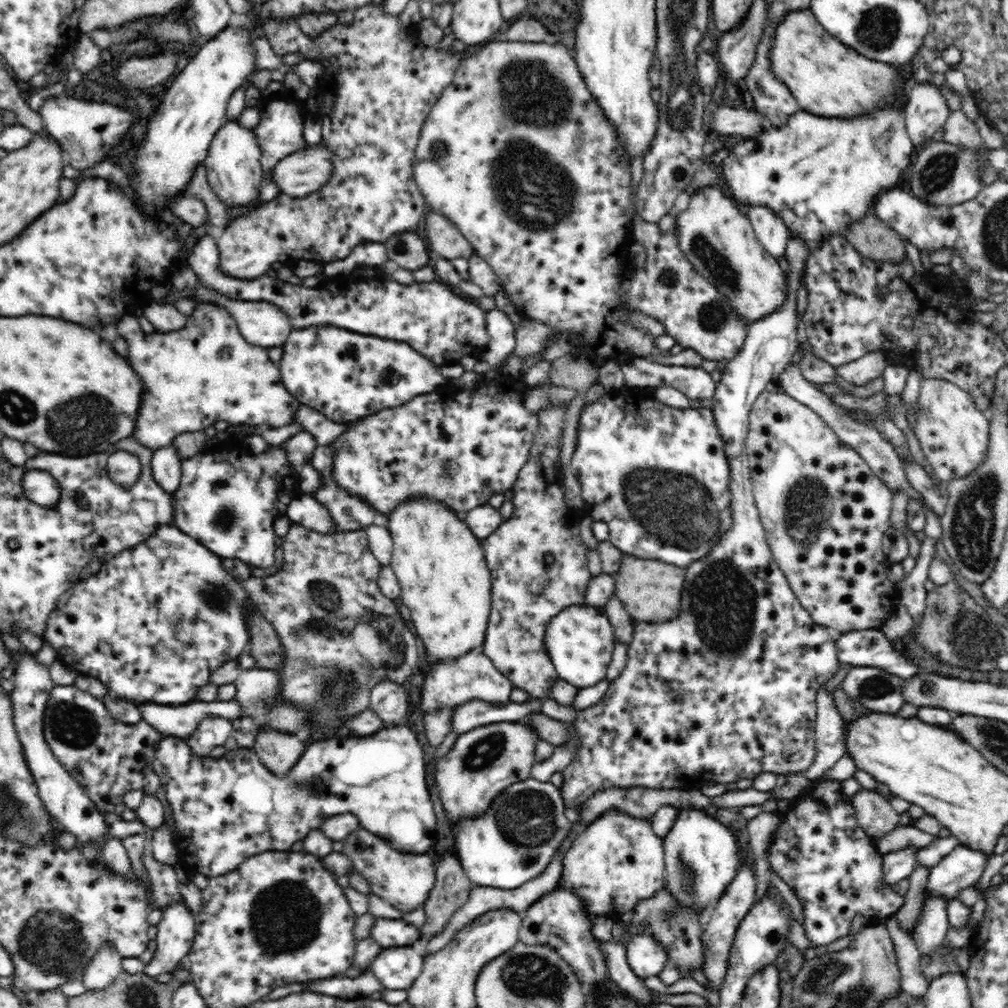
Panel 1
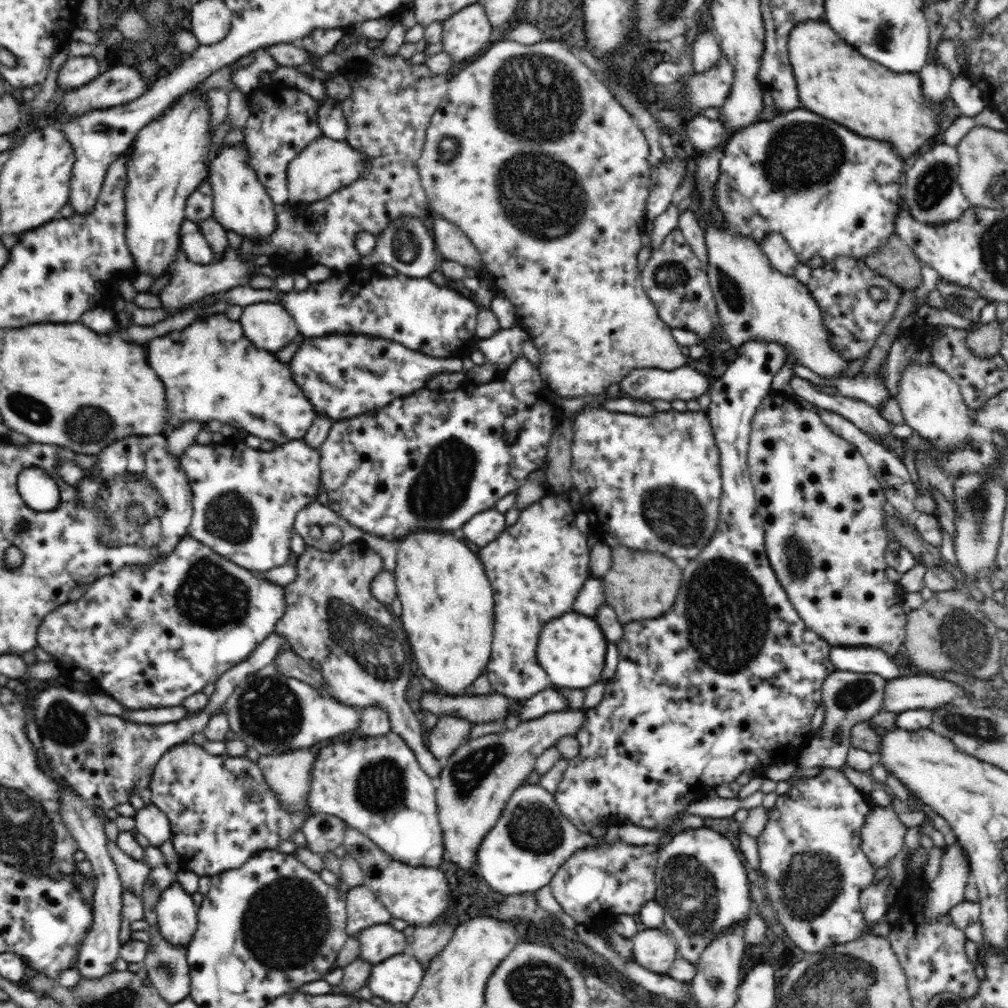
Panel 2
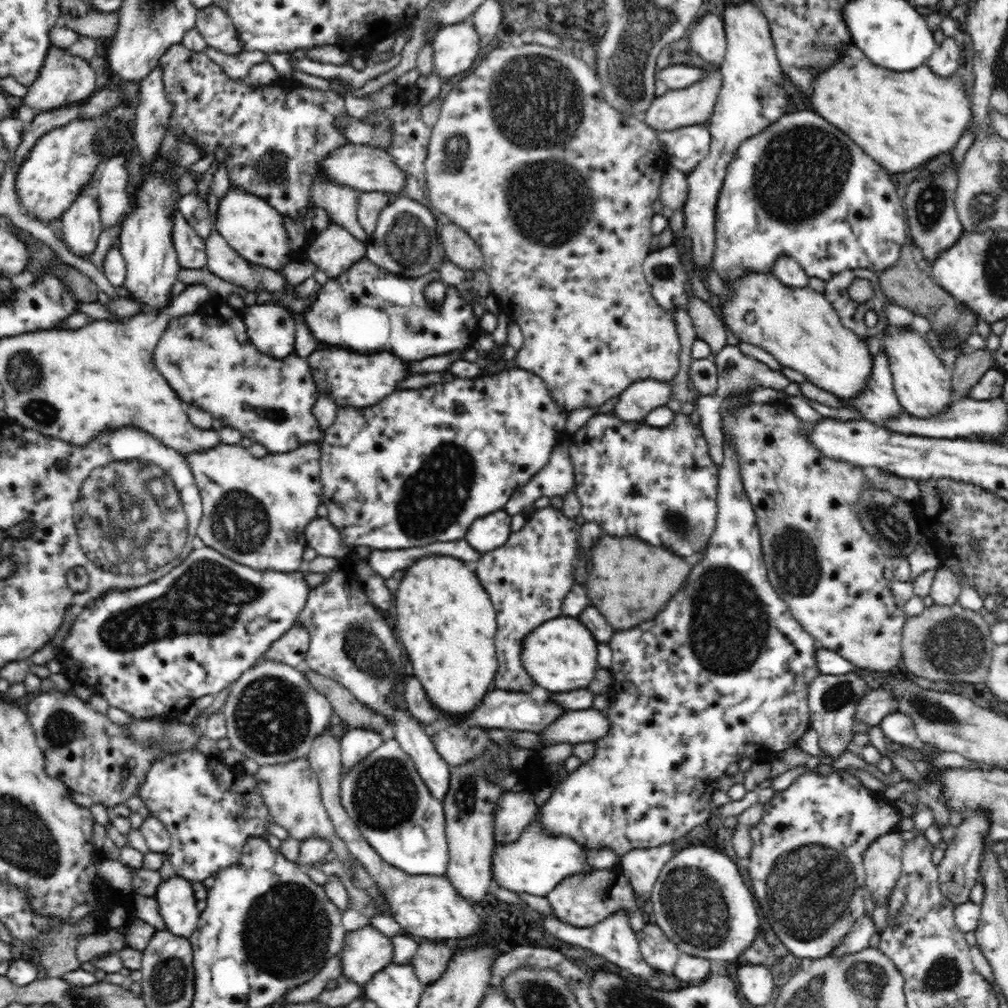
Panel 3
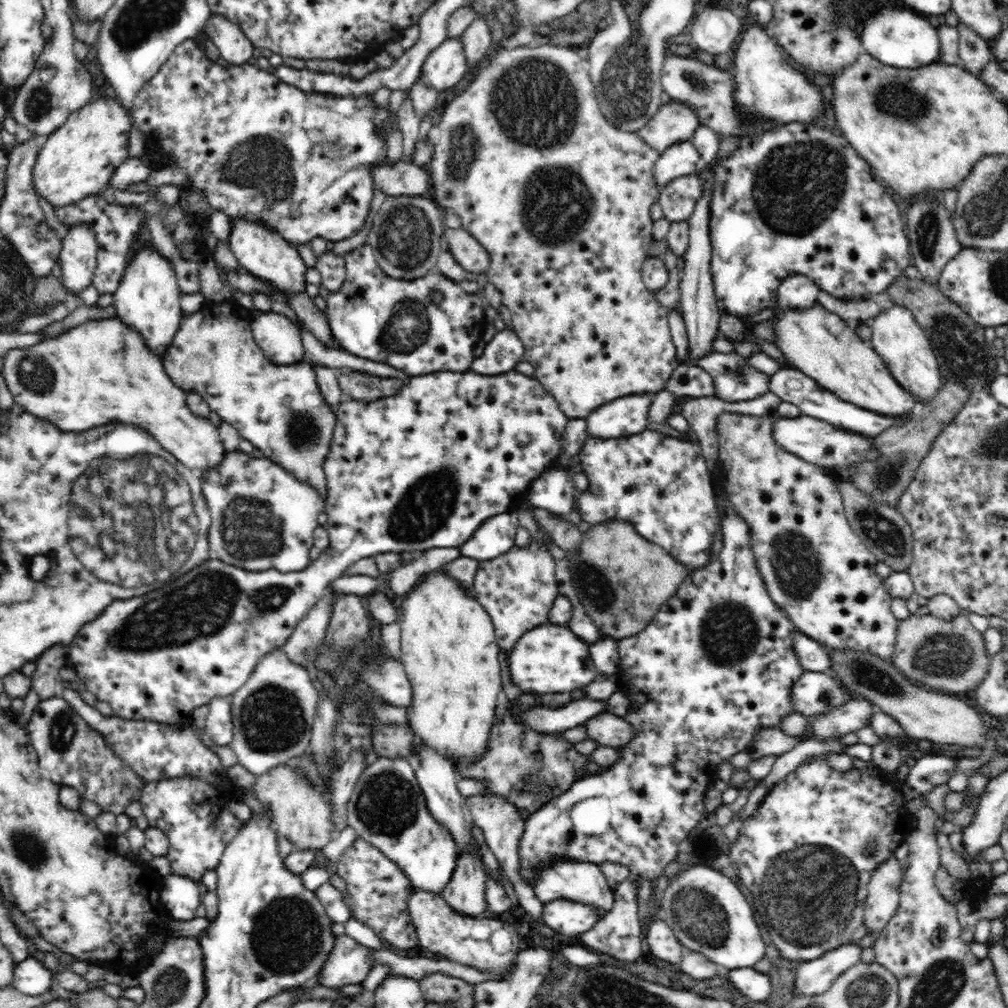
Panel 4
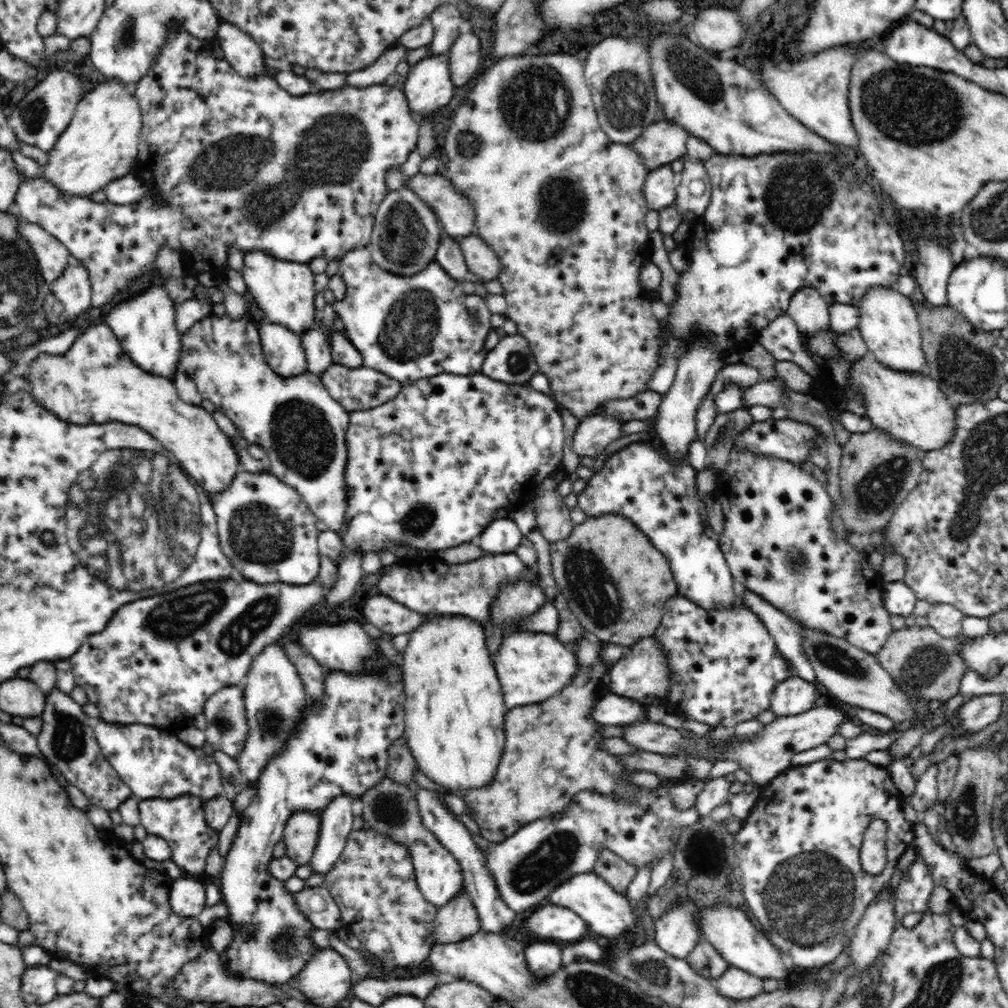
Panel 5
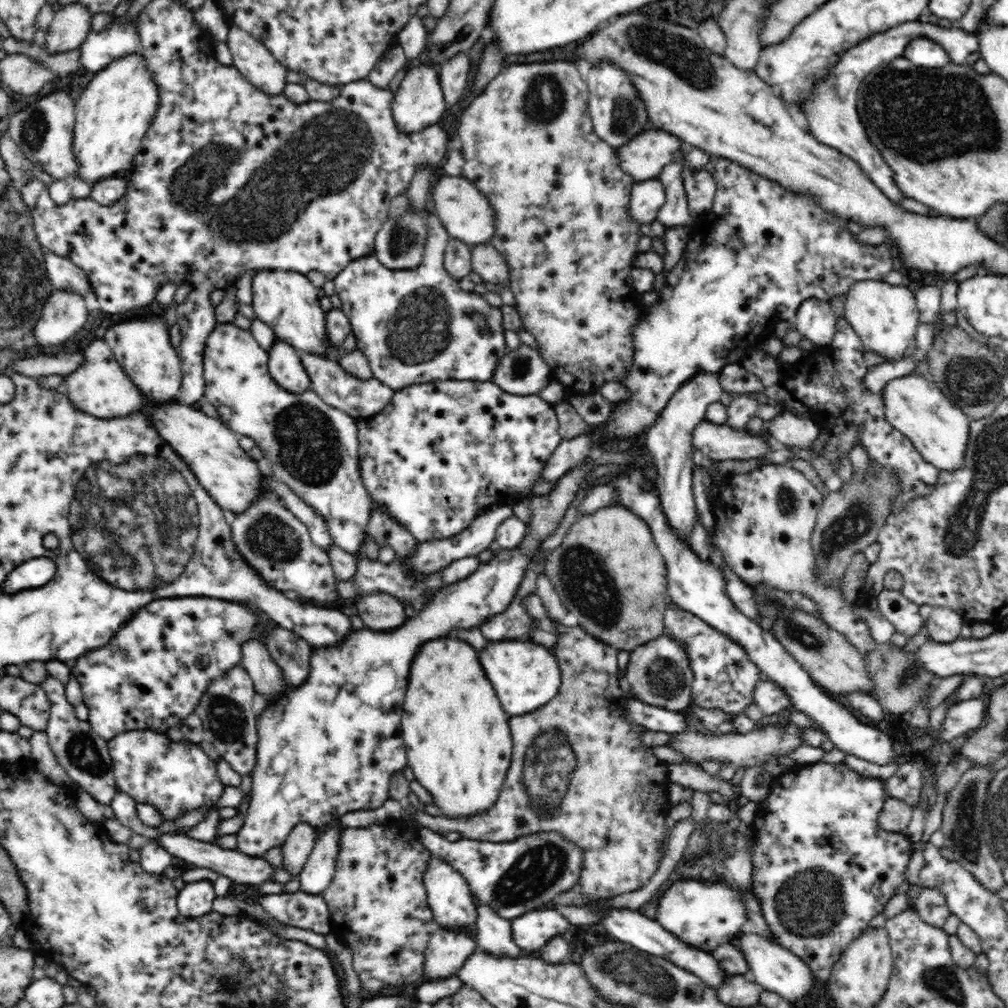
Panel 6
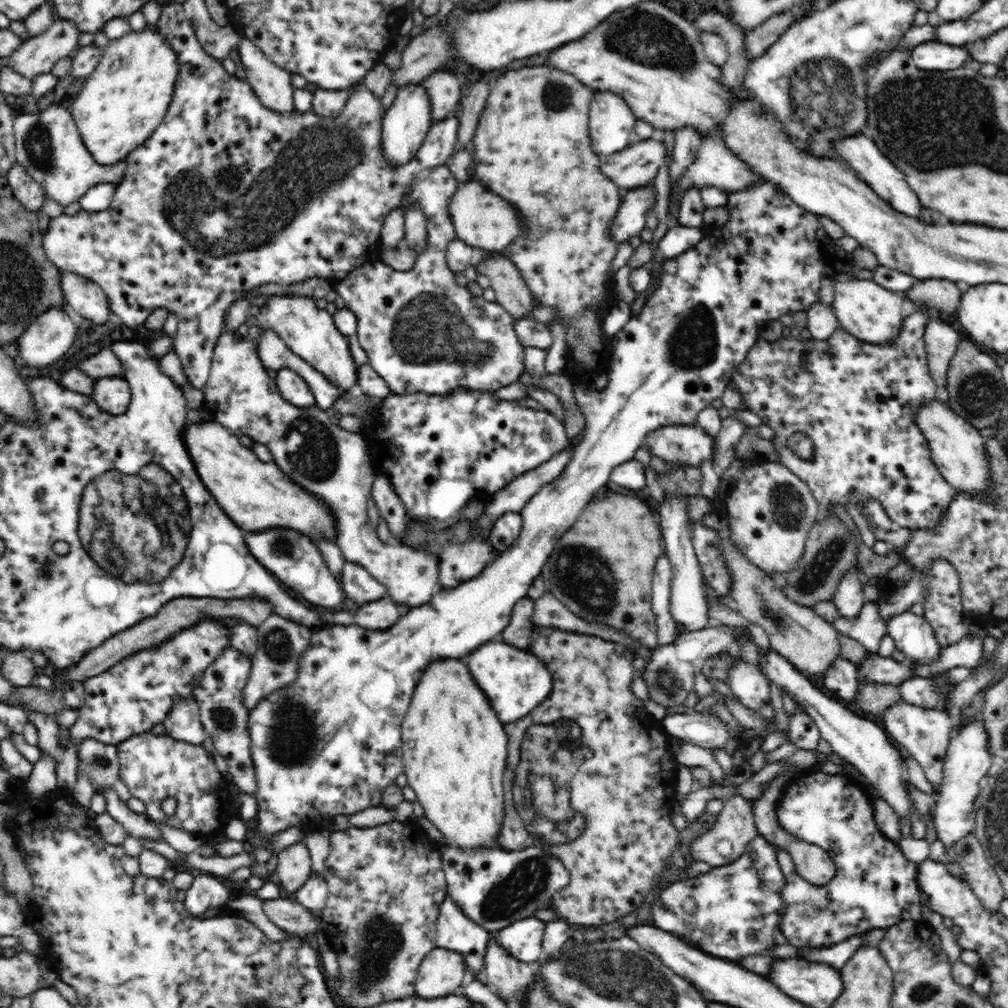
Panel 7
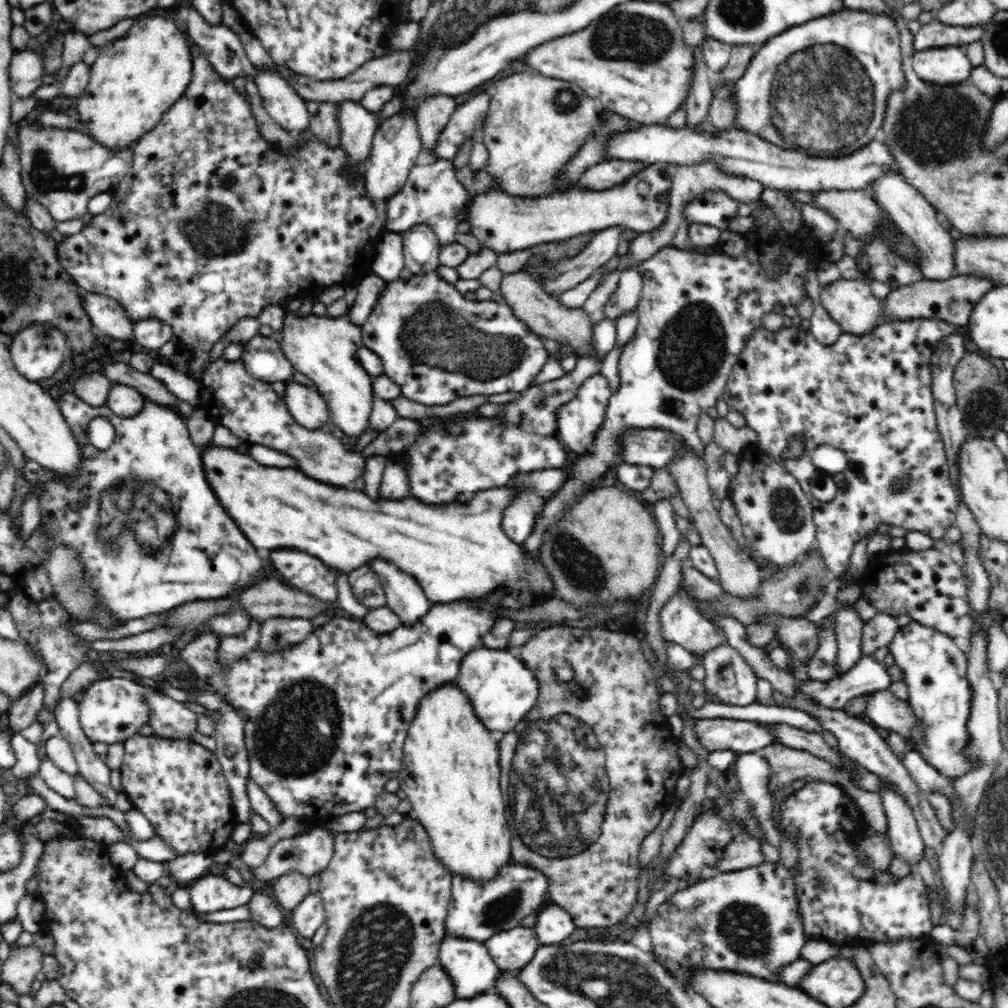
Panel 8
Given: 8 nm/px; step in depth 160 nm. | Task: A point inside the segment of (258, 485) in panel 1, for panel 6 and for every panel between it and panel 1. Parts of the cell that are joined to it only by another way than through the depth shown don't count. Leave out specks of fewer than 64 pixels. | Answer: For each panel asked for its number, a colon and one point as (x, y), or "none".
2: (244, 501)
3: (249, 504)
4: (257, 508)
5: (269, 534)
6: (274, 542)

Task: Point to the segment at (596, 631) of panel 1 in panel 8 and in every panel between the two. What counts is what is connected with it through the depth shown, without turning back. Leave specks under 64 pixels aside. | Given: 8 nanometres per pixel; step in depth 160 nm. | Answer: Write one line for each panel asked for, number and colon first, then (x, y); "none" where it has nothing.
2: (571, 649)
3: (560, 655)
4: (549, 658)
5: (532, 666)
6: (525, 675)
7: (515, 682)
8: (502, 689)

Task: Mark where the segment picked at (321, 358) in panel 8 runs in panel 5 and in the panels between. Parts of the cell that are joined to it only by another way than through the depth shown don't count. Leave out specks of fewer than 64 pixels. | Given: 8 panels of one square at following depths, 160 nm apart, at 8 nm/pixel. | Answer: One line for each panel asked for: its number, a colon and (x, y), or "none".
5: (284, 291)
6: (287, 301)
7: (309, 332)

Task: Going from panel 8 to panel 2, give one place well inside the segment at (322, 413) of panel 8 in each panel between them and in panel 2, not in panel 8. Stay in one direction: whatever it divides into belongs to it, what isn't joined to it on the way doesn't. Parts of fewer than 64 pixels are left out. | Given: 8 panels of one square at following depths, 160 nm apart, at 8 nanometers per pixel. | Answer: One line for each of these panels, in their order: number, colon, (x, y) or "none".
2: (269, 326)
3: (271, 328)
4: (278, 337)
5: (283, 350)
6: (284, 361)
7: (294, 389)

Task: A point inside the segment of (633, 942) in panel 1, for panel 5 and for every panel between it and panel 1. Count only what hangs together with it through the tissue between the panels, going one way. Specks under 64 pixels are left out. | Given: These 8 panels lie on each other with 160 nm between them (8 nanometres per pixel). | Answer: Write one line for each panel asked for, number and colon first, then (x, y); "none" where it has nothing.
2: (652, 949)
3: (658, 951)
4: (660, 938)
5: (676, 931)

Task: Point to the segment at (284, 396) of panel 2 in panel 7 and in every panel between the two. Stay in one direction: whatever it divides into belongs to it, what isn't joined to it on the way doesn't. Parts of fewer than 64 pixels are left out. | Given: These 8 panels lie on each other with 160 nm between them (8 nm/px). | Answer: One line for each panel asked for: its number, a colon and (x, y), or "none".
3: (210, 361)
4: (280, 410)
5: (302, 430)
6: (311, 447)
7: (334, 464)

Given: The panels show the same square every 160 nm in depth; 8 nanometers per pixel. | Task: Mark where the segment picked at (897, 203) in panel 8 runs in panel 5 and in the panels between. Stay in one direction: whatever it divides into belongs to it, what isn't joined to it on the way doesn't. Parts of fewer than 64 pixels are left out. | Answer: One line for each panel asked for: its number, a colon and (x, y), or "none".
5: (815, 90)
6: (831, 111)
7: (880, 173)

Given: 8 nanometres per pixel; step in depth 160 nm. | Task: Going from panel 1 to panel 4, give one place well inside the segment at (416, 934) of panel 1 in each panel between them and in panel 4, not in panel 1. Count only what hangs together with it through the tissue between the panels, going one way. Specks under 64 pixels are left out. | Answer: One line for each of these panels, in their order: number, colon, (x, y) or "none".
2: (378, 943)
3: (366, 951)
4: (349, 962)

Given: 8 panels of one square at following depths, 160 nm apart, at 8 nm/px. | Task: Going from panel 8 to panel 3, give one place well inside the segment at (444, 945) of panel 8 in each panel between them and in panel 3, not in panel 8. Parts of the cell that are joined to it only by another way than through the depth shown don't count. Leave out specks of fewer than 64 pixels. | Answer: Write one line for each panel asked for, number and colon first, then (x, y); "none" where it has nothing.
3: (385, 796)
4: (387, 808)
5: (390, 808)
6: (448, 896)
7: (455, 932)

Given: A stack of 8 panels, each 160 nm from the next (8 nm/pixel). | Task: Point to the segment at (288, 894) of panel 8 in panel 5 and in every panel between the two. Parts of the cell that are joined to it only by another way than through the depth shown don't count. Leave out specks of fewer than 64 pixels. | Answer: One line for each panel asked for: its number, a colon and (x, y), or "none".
5: (301, 830)
6: (297, 847)
7: (292, 866)

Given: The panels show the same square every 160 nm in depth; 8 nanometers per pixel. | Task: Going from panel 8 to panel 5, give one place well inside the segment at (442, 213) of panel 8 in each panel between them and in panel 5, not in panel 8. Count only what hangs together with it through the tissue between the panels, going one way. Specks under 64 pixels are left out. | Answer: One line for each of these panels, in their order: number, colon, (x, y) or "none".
5: (409, 328)
6: (414, 326)
7: (422, 332)

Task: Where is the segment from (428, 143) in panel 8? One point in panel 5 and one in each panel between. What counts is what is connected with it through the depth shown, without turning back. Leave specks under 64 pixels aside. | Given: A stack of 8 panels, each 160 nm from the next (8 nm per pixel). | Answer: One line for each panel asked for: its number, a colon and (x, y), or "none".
5: (465, 54)
6: (453, 75)
7: (443, 89)

